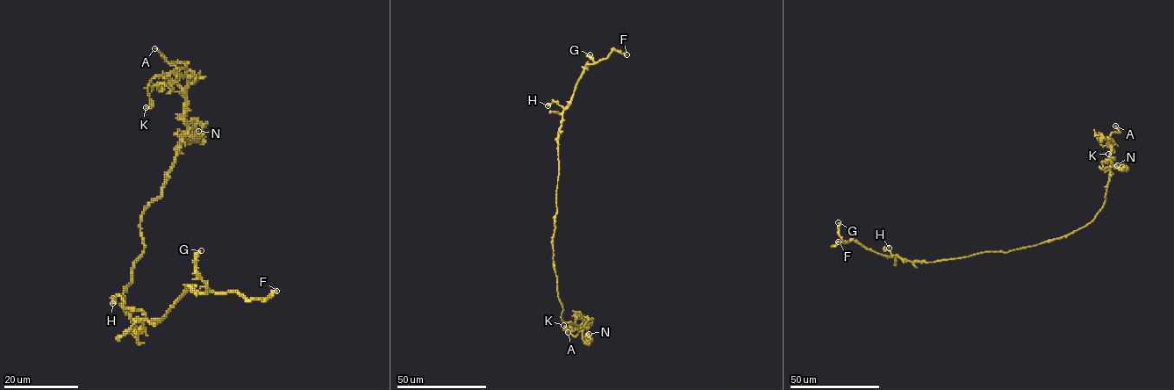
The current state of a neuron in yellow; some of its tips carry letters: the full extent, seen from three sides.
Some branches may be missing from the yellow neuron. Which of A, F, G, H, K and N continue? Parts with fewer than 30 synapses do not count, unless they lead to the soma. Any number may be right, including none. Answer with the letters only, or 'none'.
A, F

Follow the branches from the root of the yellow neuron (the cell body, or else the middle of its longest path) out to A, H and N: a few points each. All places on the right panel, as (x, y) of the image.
A: (1006, 252), (1066, 236), (1093, 220), (1105, 198), (1111, 163), (1108, 138), (1113, 132), (1120, 132), (1115, 126)
H: (1006, 252), (984, 252), (961, 257), (920, 262), (893, 256), (884, 249), (887, 244), (889, 248)
N: (1006, 252), (1066, 236), (1091, 223), (1105, 198), (1111, 165), (1127, 169), (1125, 165), (1119, 169), (1117, 165)

